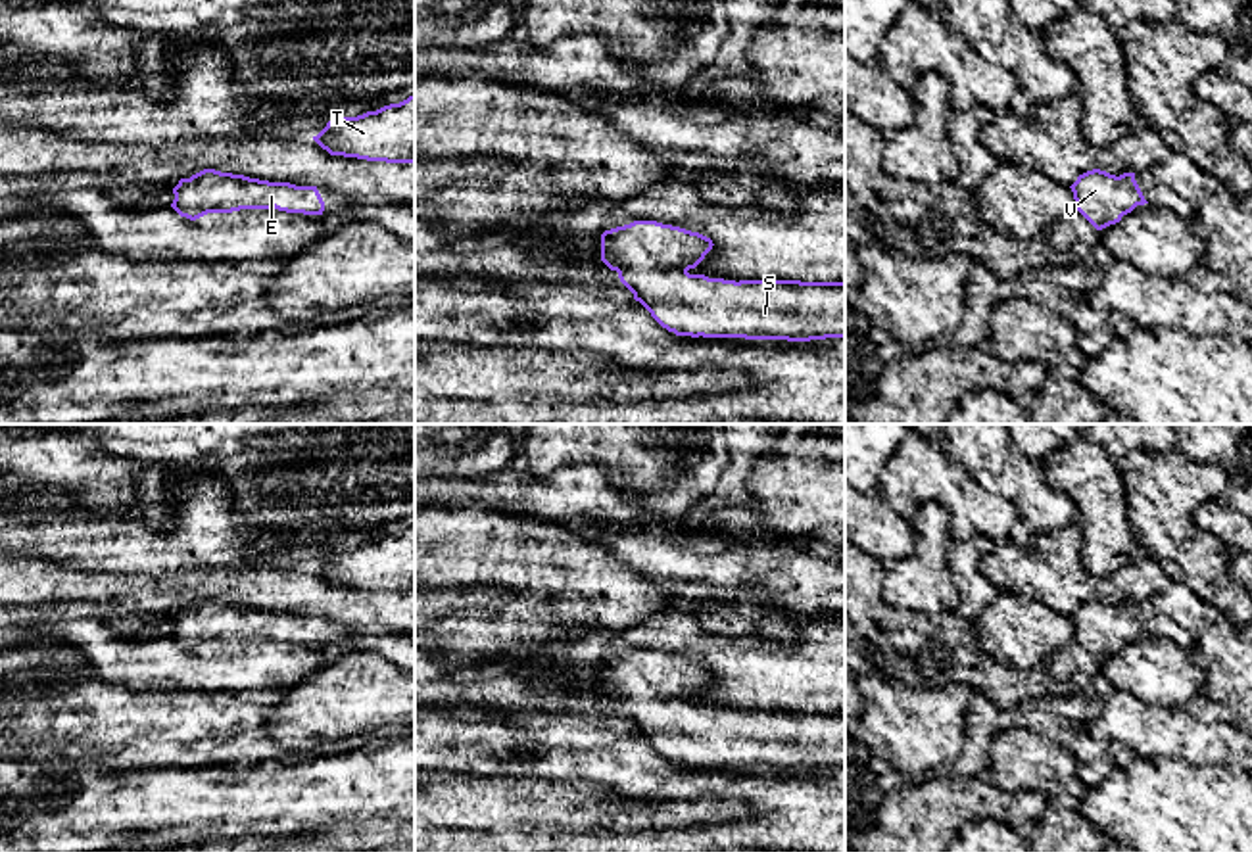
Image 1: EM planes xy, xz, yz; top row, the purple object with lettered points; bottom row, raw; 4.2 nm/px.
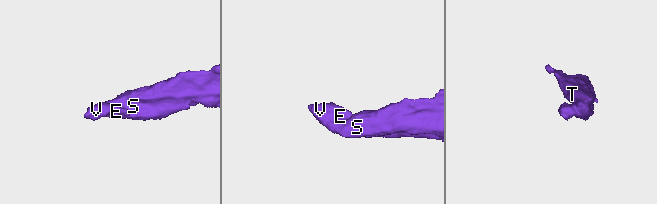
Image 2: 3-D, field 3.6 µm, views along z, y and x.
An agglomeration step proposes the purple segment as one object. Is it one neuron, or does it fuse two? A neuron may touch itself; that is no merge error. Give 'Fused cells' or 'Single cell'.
Single cell

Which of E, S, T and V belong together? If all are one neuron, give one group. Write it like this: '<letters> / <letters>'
E S T V

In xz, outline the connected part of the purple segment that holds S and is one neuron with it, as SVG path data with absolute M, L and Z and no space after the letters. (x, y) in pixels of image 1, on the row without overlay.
M657 651L601 664L601 691L651 746L691 768L845 768L845 712L724 710L689 704L712 670Z

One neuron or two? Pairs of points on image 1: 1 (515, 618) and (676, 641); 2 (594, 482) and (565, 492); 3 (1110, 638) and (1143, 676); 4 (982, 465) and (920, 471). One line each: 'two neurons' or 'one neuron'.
1: two neurons
2: one neuron
3: two neurons
4: two neurons

